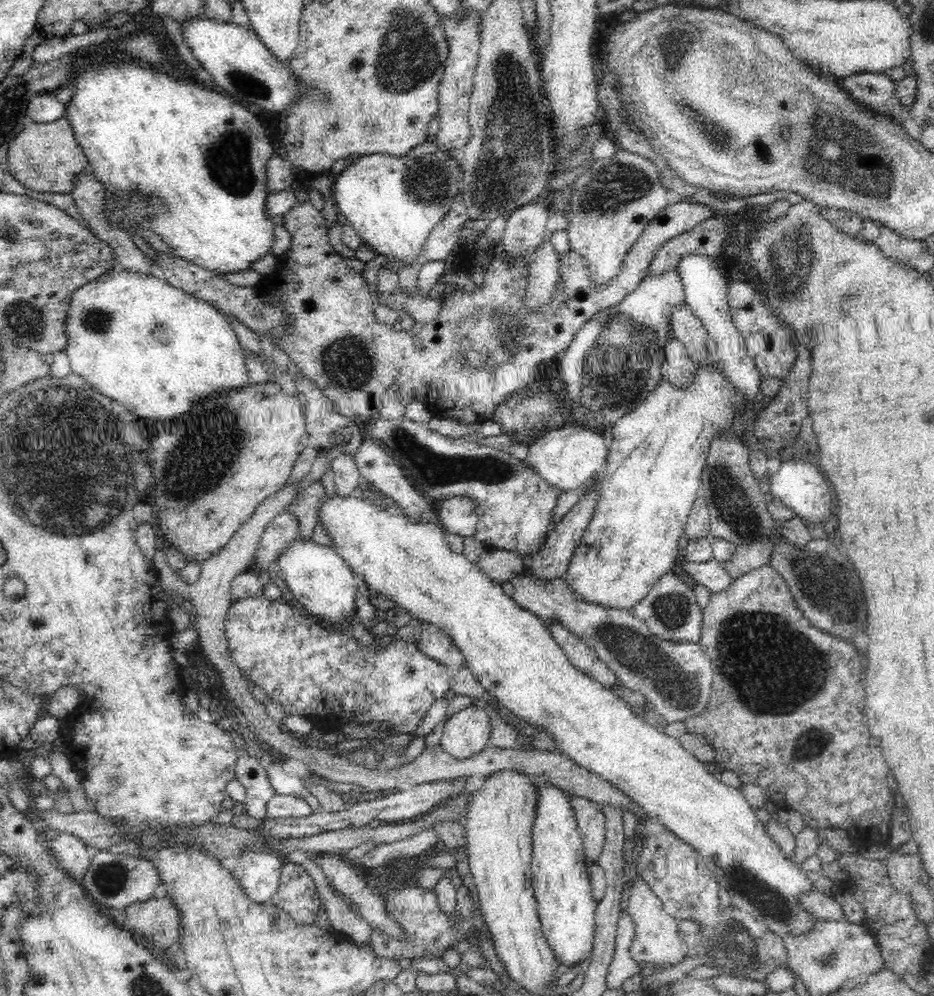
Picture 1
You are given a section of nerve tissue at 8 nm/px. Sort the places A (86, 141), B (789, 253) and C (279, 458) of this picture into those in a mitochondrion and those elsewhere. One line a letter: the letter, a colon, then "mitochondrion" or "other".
A: other
B: mitochondrion
C: other

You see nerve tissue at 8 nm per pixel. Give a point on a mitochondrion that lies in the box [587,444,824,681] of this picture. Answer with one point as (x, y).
(735, 510)

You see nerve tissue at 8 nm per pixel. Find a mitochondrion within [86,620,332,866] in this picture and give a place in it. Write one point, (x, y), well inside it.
(119, 786)

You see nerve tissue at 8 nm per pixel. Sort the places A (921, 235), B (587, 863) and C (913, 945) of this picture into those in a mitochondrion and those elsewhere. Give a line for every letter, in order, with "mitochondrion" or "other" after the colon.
A: other
B: other
C: other

